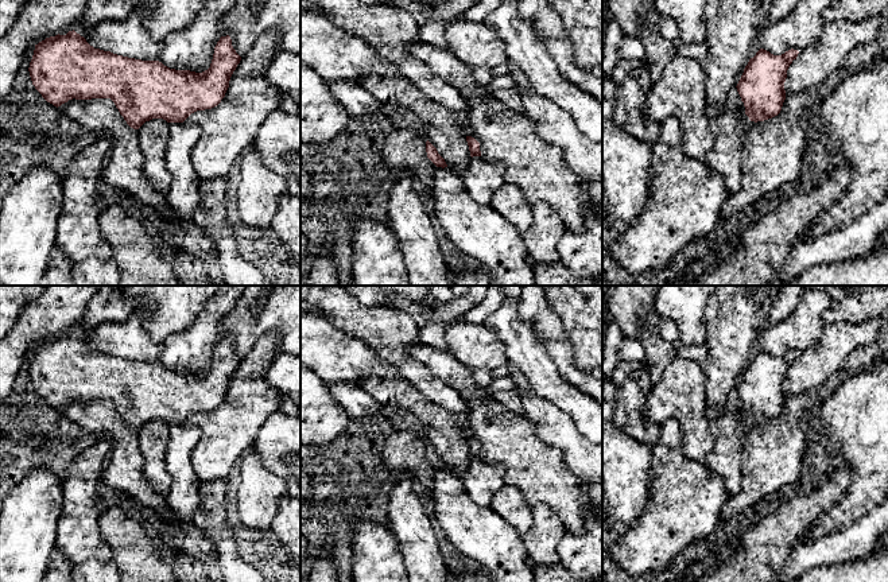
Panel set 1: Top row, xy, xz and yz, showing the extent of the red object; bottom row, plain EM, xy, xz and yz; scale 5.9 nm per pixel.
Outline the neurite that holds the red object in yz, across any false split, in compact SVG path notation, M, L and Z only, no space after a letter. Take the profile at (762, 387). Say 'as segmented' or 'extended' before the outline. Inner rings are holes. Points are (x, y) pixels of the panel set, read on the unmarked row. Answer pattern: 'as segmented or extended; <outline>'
as segmented; M760 350L749 361L736 389L751 423L764 423L780 415L787 372L798 356L794 350L782 357Z

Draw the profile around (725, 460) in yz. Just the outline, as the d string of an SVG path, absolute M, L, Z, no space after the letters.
M724 412L711 419L714 449L703 459L706 467L724 481L729 494L742 489L742 453L747 428L751 424L745 416Z

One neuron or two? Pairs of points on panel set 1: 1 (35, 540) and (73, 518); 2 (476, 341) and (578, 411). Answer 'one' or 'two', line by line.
1: two
2: two

